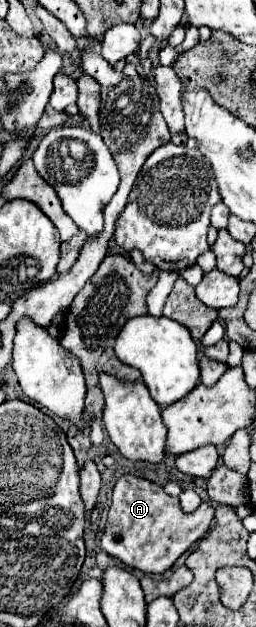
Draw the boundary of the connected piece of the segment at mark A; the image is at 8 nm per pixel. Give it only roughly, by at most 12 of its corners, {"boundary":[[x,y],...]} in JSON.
{"boundary":[[137,475],[115,483],[103,549],[165,573],[209,531],[215,509]]}

